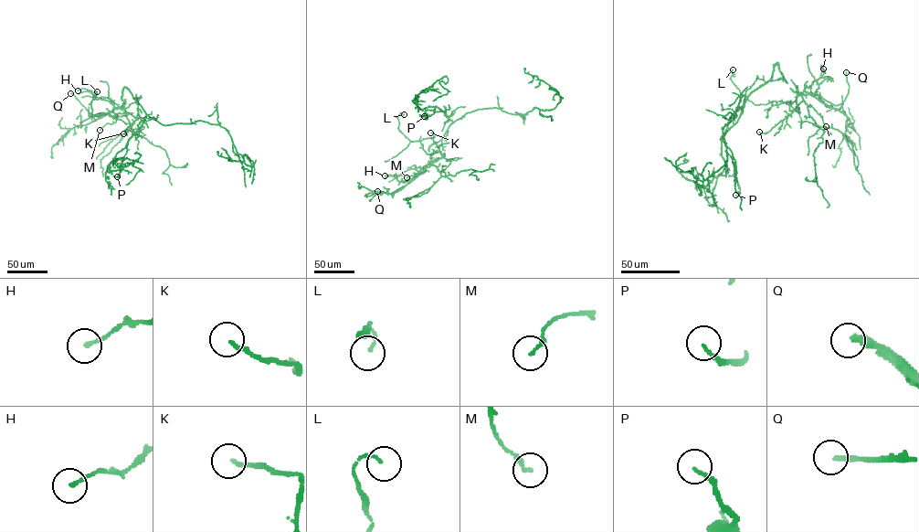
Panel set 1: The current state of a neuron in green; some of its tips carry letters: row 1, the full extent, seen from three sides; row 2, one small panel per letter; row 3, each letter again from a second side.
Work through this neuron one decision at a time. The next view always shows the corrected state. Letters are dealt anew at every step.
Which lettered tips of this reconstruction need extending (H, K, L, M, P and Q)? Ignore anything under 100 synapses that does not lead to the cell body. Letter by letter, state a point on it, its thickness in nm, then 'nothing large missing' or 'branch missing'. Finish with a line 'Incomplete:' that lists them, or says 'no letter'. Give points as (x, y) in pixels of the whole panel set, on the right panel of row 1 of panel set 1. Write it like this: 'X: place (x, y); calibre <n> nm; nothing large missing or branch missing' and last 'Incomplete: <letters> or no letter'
H: place (823, 69); calibre 150 nm; nothing large missing
K: place (759, 132); calibre 150 nm; nothing large missing
L: place (733, 69); calibre 130 nm; nothing large missing
M: place (826, 126); calibre 170 nm; nothing large missing
P: place (735, 195); calibre 140 nm; nothing large missing
Q: place (846, 72); calibre 240 nm; branch missing
Incomplete: Q

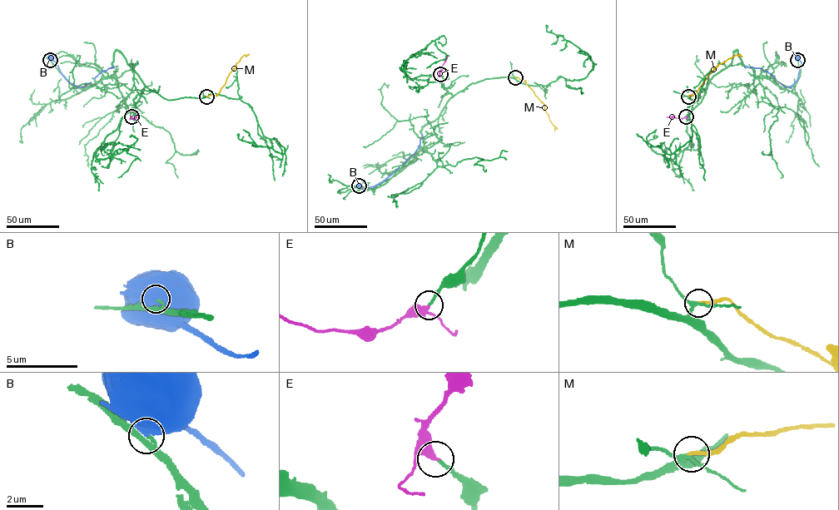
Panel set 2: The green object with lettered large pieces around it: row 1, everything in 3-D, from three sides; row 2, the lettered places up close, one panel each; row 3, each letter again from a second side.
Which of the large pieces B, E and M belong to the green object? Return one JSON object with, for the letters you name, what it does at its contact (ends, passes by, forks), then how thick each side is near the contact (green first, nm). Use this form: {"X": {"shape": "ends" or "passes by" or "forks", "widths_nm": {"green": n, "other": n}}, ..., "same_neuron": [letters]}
{"E": {"shape": "ends", "widths_nm": {"green": 180, "other": 440}}, "same_neuron": ["E"]}

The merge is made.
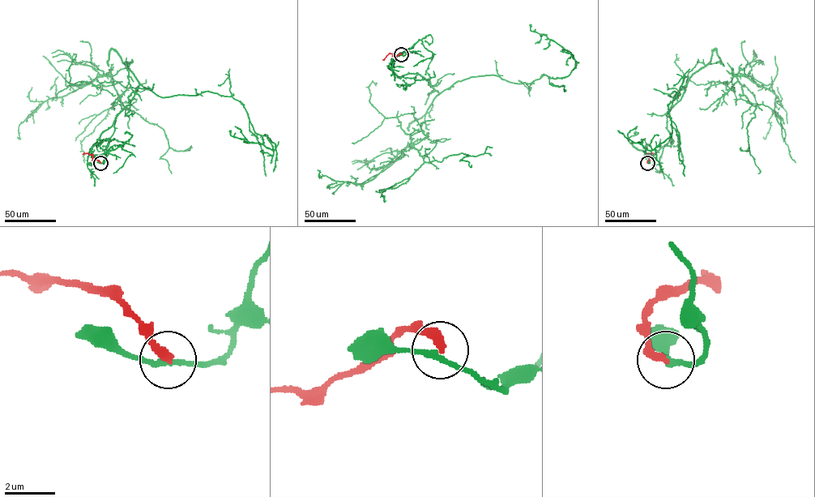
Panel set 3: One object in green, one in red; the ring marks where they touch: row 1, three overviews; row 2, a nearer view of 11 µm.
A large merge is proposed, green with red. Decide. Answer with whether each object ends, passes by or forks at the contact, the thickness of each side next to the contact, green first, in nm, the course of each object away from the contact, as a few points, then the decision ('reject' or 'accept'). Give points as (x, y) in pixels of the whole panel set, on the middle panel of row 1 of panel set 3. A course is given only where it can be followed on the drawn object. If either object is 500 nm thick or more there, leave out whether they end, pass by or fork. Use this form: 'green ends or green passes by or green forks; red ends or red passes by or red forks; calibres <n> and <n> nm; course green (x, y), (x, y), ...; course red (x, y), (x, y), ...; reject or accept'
green passes by; red ends; calibres 200 and 340 nm; course green (401, 54), (397, 74), (439, 93), (478, 76), (567, 76), (573, 55), (530, 24); course red (401, 54), (395, 56), (390, 53), (382, 59); reject

